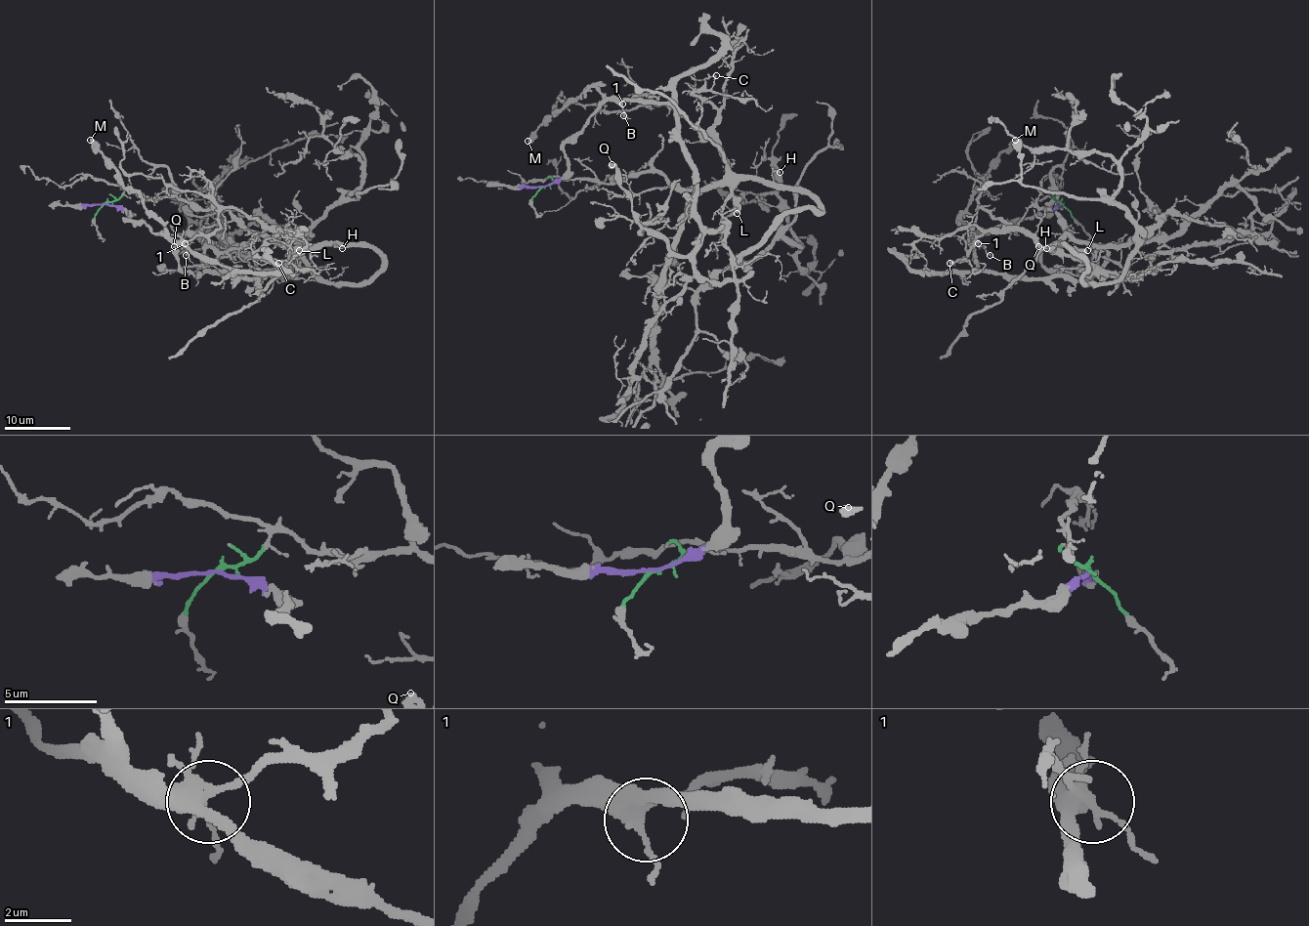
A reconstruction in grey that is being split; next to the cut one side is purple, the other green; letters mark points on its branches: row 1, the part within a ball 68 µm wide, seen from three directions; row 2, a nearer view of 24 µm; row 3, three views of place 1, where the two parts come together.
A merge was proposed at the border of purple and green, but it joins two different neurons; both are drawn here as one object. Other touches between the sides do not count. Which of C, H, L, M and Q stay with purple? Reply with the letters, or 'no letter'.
M, Q

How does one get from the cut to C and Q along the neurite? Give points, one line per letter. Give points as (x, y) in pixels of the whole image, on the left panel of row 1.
C: (105, 203), (126, 190), (223, 208), (288, 247), (280, 231), (256, 256), (278, 263)
Q: (105, 203), (119, 205), (126, 218), (239, 273), (264, 275), (194, 275), (182, 269), (173, 246)

